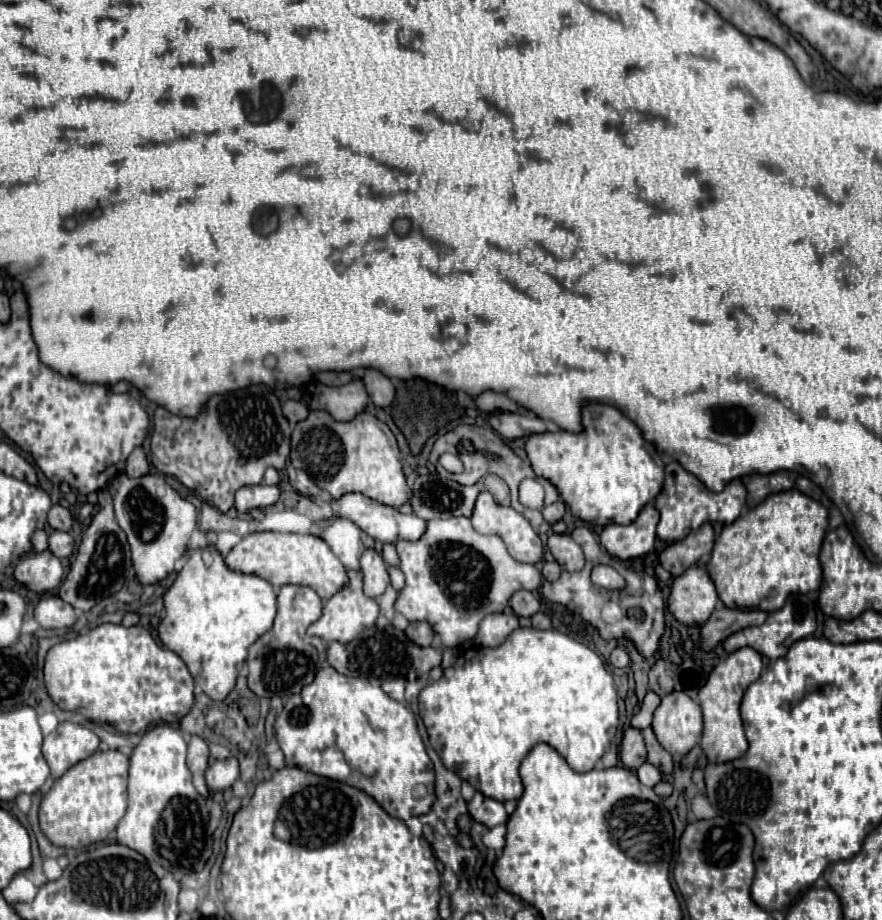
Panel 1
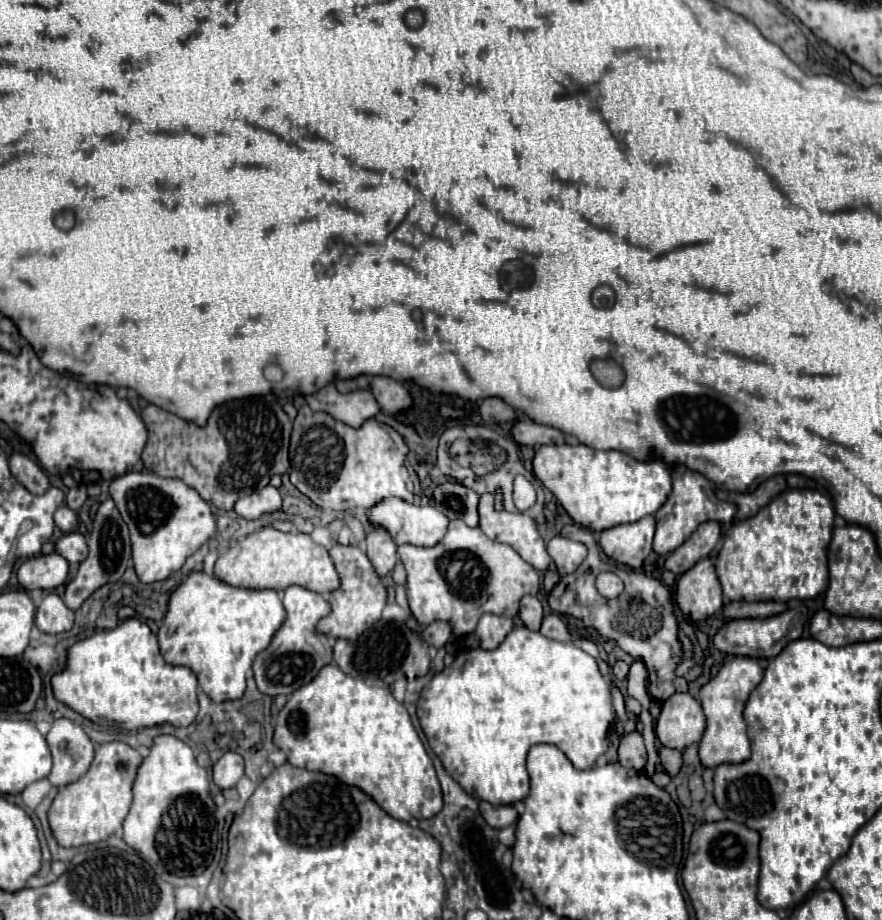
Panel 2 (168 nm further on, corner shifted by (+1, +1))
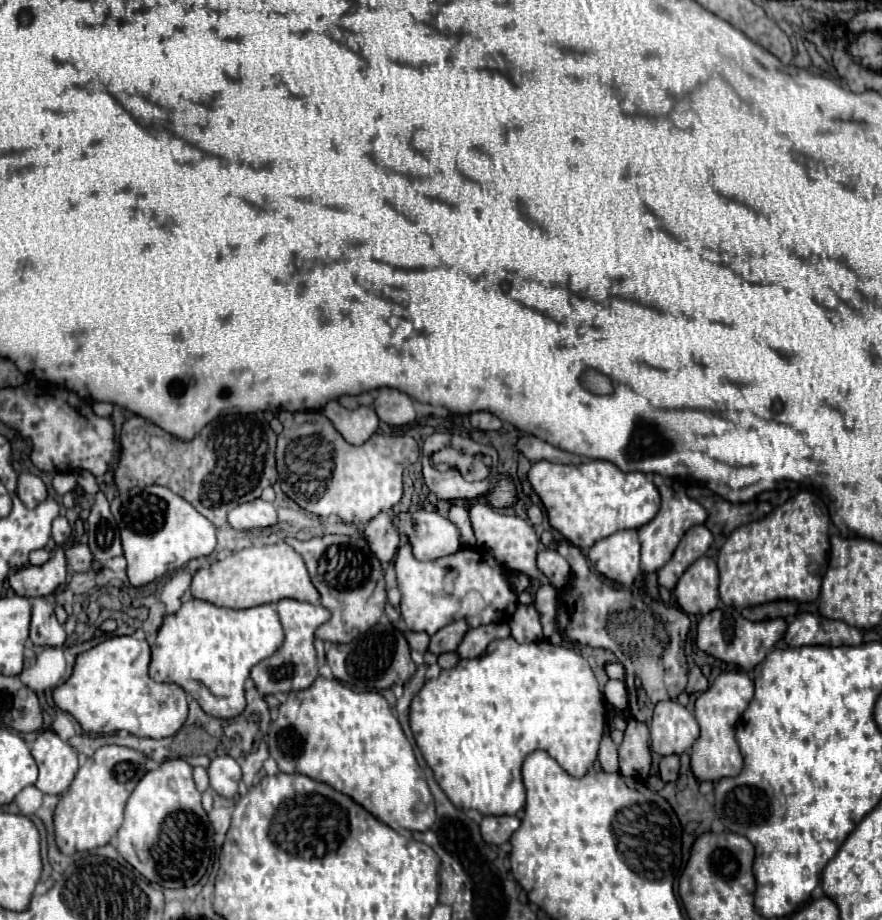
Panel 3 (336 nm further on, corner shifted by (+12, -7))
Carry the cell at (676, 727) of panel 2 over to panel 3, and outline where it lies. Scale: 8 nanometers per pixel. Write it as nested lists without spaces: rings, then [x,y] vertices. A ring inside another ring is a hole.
[[[676,700],[658,702],[654,708],[650,738],[652,750],[668,756],[668,754],[684,754],[698,740],[700,730],[692,712],[680,706]]]

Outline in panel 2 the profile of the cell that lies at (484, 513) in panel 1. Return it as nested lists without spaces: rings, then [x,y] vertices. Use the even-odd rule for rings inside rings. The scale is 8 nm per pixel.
[[[481,494],[479,500],[479,528],[493,540],[505,542],[517,550],[517,554],[529,562],[535,570],[547,570],[551,558],[545,550],[545,542],[537,532],[535,522],[527,514],[495,512],[493,494]]]

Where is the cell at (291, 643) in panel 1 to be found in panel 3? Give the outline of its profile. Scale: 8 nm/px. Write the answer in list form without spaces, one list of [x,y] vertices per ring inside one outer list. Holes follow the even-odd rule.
[[[284,598],[276,604],[276,610],[280,614],[280,622],[284,626],[284,644],[266,660],[258,662],[252,668],[250,678],[254,680],[256,688],[262,694],[278,694],[278,692],[294,692],[304,690],[314,682],[318,676],[318,660],[316,660],[316,648],[314,648],[314,632],[320,624],[324,624],[330,618],[330,610],[320,604],[308,604]]]

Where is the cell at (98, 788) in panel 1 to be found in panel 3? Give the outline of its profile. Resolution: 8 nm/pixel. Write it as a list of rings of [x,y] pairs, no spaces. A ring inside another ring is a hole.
[[[102,746],[78,770],[68,792],[60,796],[54,812],[56,844],[62,854],[86,852],[106,846],[122,824],[122,814],[128,796],[146,774],[148,756],[126,746]]]

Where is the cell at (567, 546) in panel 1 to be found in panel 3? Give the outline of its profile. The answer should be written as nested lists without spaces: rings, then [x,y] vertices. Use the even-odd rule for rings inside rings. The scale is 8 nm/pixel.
[[[544,548],[542,552],[538,552],[538,570],[556,588],[566,586],[566,582],[570,580],[570,566],[568,566],[568,562],[552,548]]]

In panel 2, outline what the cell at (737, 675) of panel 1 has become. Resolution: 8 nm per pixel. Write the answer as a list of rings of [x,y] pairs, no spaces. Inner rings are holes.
[[[733,658],[725,662],[719,674],[701,688],[699,700],[707,716],[707,728],[699,742],[699,758],[703,766],[715,768],[725,762],[737,764],[737,762],[745,762],[751,756],[749,738],[743,722],[743,708],[751,690],[761,682],[761,678],[763,678],[763,668],[755,658]]]

